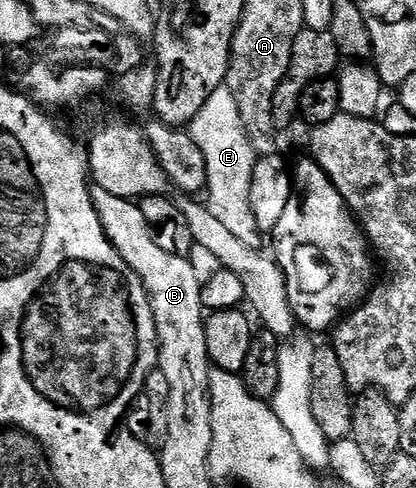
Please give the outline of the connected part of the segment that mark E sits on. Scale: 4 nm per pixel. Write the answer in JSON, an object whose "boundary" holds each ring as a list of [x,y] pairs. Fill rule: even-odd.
{"boundary":[[[225,83],[219,85],[206,101],[202,114],[204,141],[202,148],[206,159],[207,183],[205,185],[208,210],[223,226],[238,238],[247,240],[257,234],[257,228],[248,208],[249,187],[252,173],[258,160],[251,136],[245,131],[241,112],[234,100],[233,92]]]}

